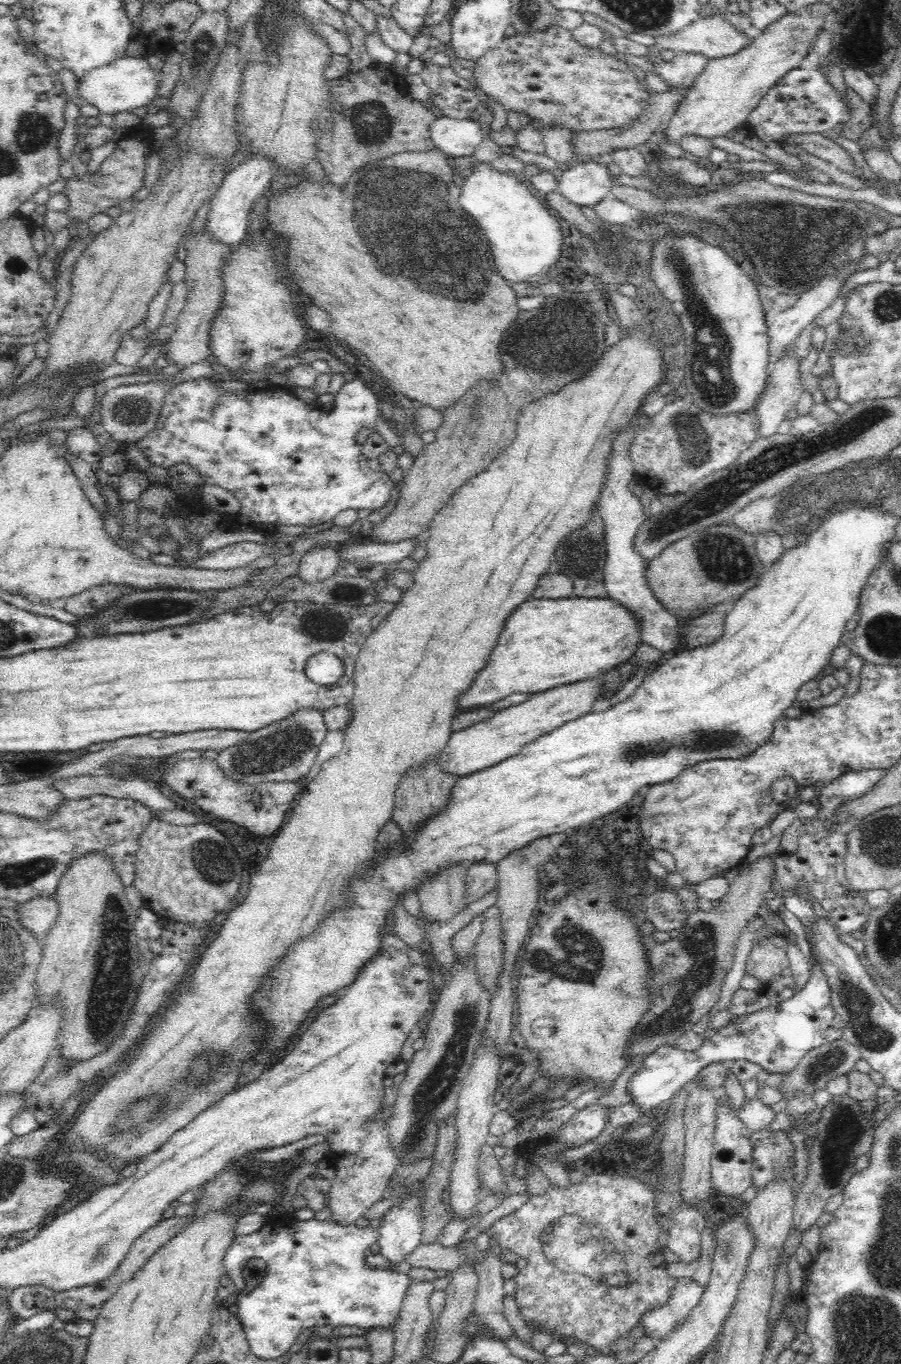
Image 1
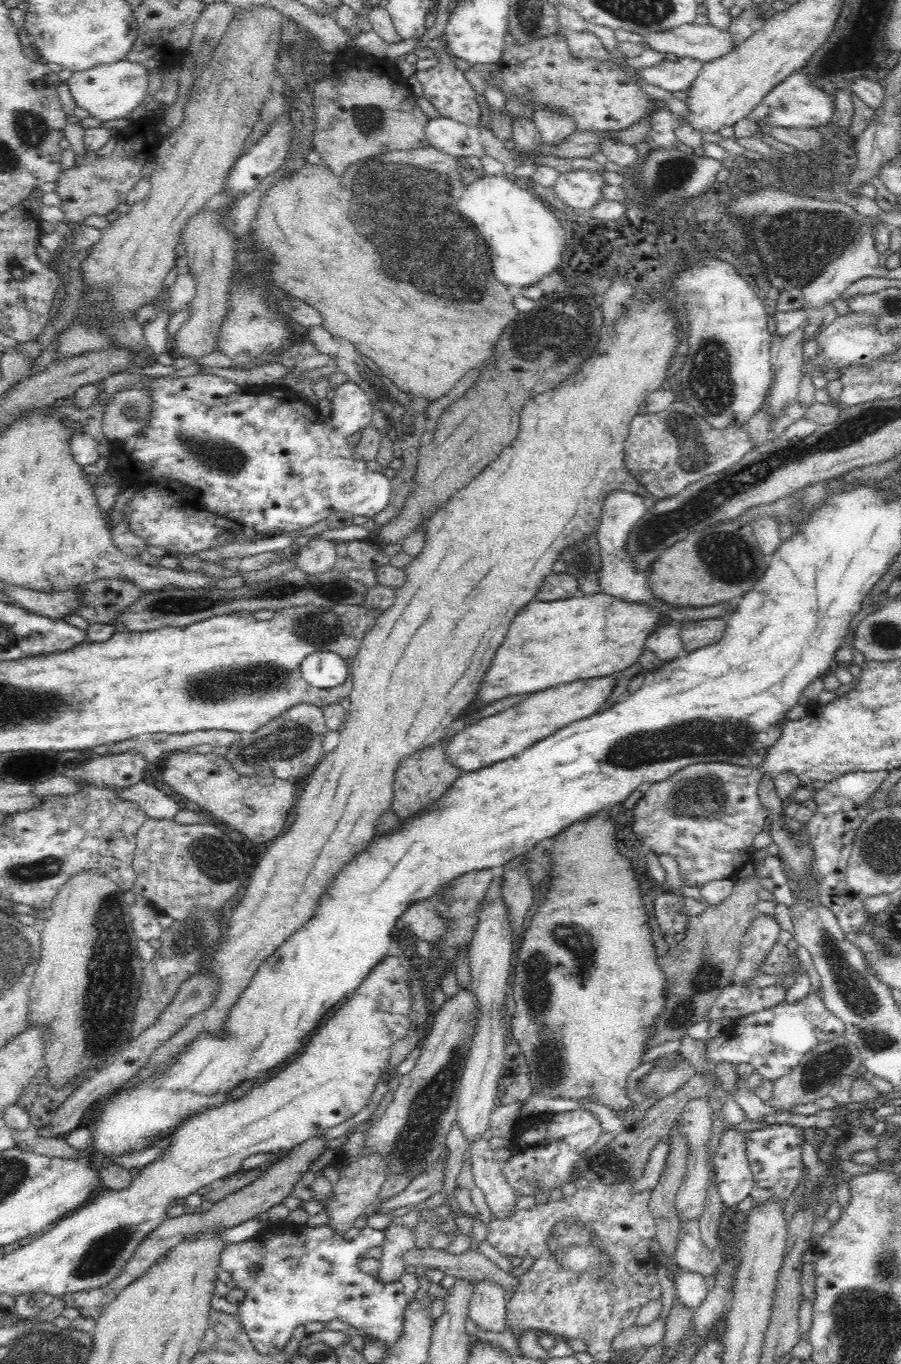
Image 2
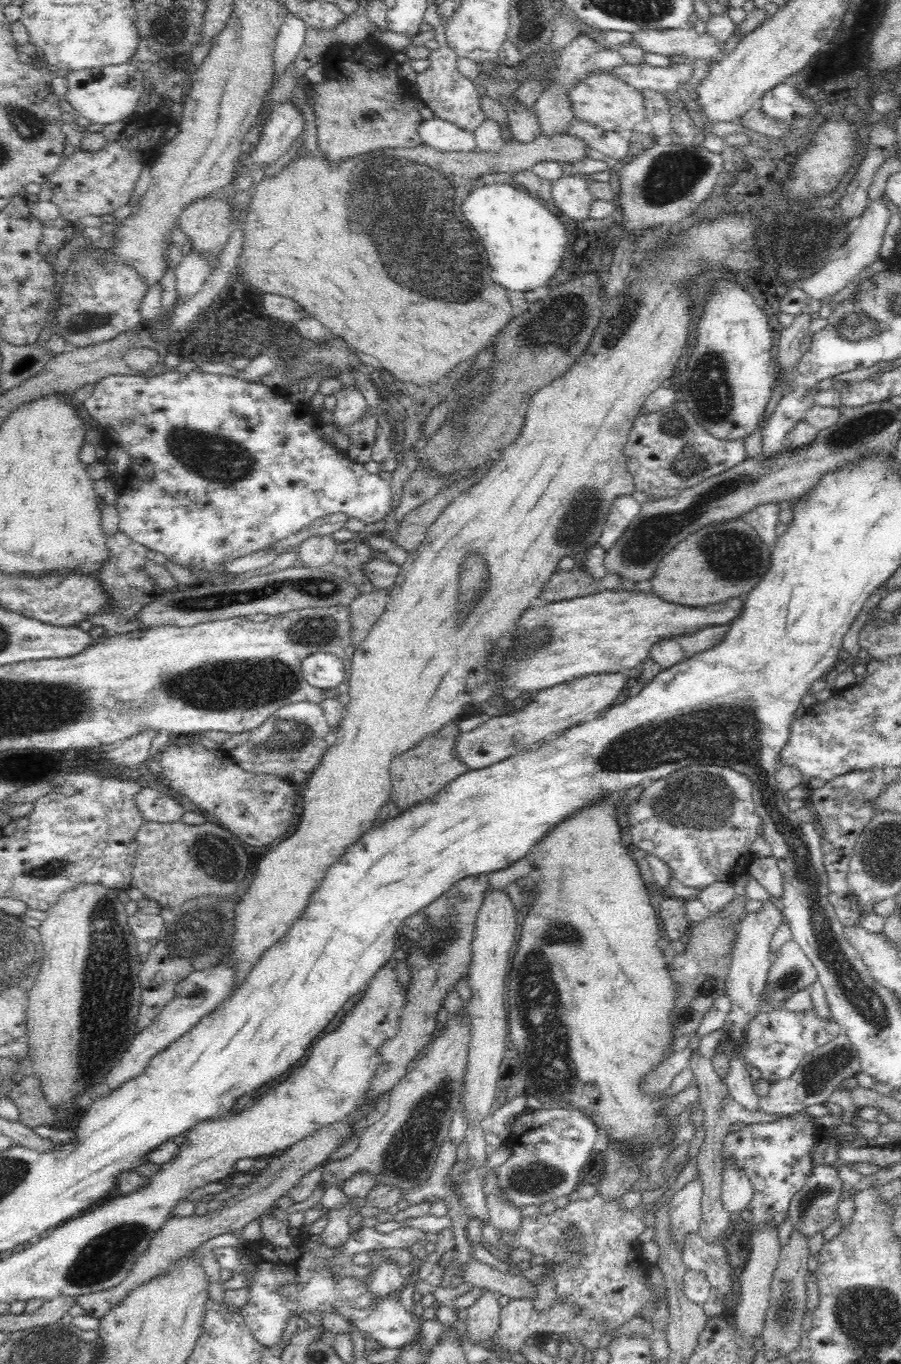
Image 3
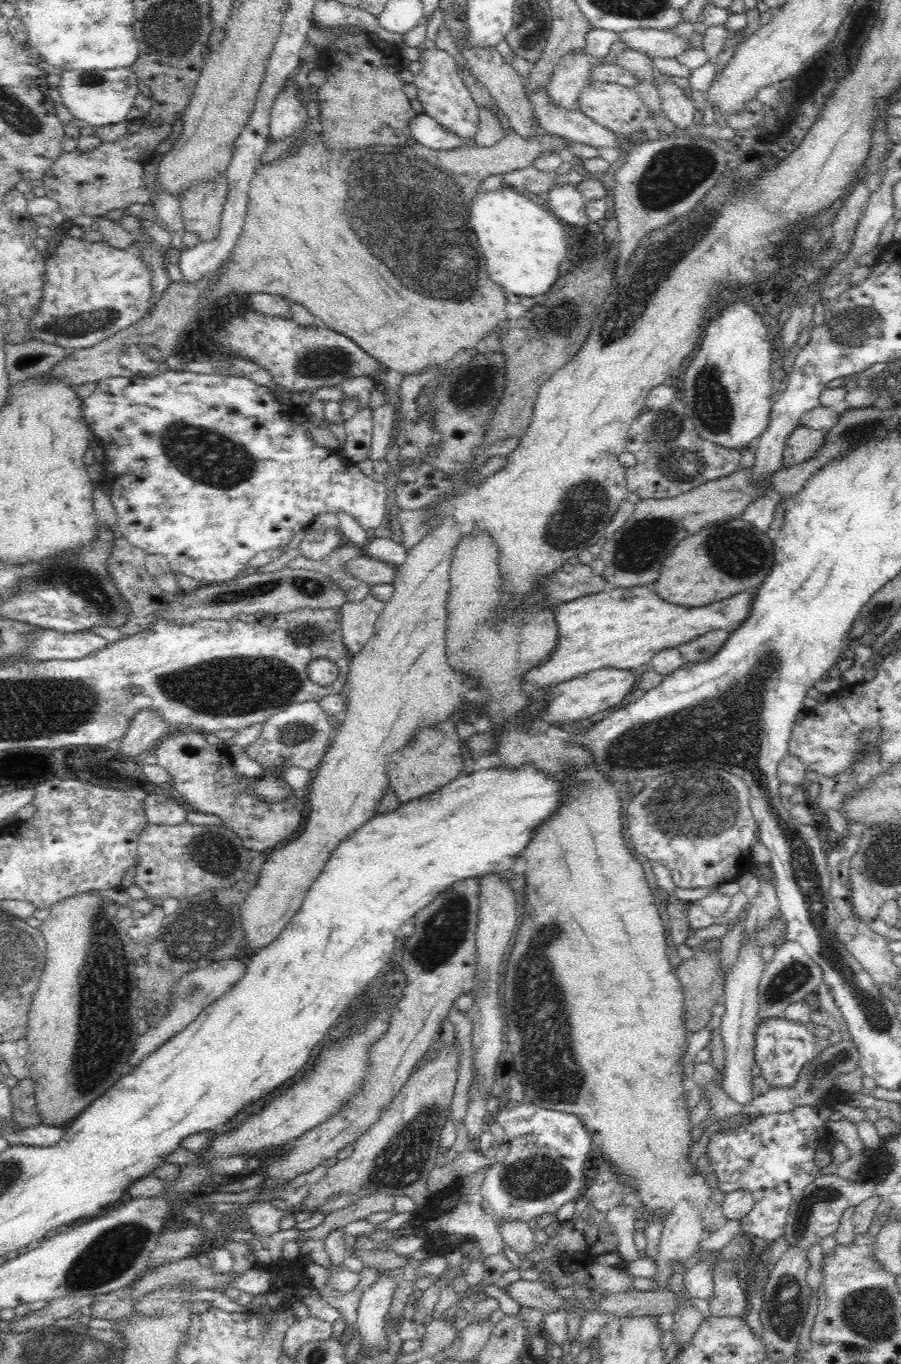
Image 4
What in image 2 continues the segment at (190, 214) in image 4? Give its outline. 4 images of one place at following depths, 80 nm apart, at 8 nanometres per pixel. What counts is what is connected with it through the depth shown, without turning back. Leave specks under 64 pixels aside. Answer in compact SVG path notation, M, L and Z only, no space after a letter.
M200 210L185 224L180 242L185 245L188 271L196 281L196 292L186 304L188 318L171 338L169 352L173 357L197 359L217 350L218 330L228 307L230 280L234 273L235 240L218 219L216 210Z

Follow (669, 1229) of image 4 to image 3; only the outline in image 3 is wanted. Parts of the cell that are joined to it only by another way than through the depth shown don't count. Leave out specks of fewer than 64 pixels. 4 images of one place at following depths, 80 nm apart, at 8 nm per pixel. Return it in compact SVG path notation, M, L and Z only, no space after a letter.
M700 1171L697 1176L677 1190L670 1201L671 1233L680 1247L688 1232L698 1232L701 1222L703 1184Z

